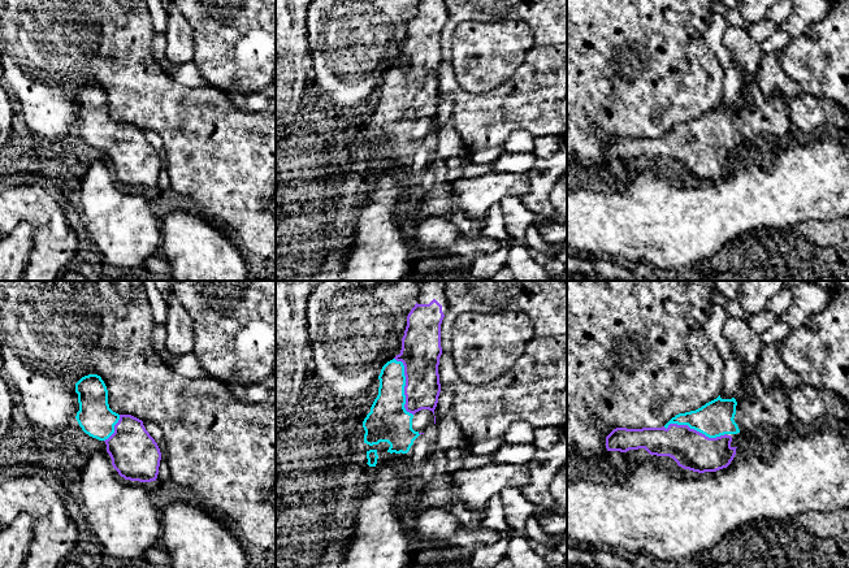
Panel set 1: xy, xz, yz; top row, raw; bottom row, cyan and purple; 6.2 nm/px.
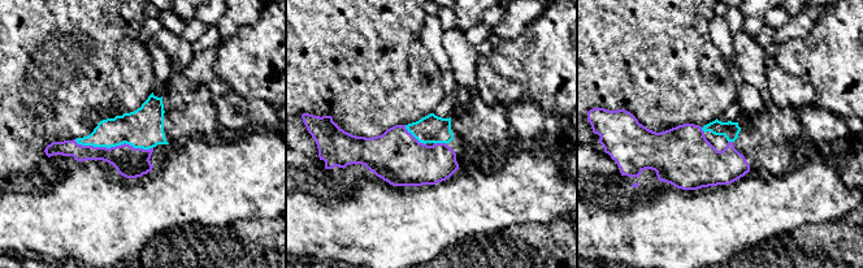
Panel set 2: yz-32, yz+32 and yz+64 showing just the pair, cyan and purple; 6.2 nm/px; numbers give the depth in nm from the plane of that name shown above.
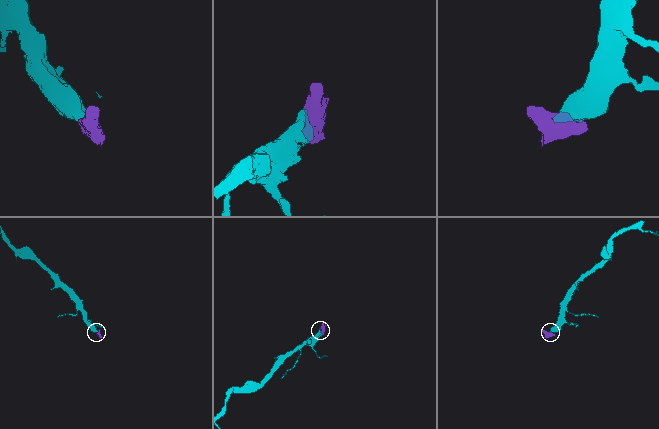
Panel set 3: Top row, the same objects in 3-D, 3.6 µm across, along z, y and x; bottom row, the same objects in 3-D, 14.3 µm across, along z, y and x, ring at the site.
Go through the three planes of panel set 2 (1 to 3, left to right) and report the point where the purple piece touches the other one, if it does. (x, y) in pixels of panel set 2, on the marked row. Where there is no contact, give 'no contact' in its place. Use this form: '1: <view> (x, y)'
1: yz-32 (113, 146)
2: yz+32 (415, 137)
3: yz+64 (703, 130)

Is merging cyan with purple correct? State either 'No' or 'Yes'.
Yes

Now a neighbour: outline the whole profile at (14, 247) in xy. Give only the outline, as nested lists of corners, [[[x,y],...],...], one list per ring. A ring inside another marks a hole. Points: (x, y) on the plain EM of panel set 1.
[[[20,222],[0,239],[0,281],[22,281],[34,246],[33,227]]]

